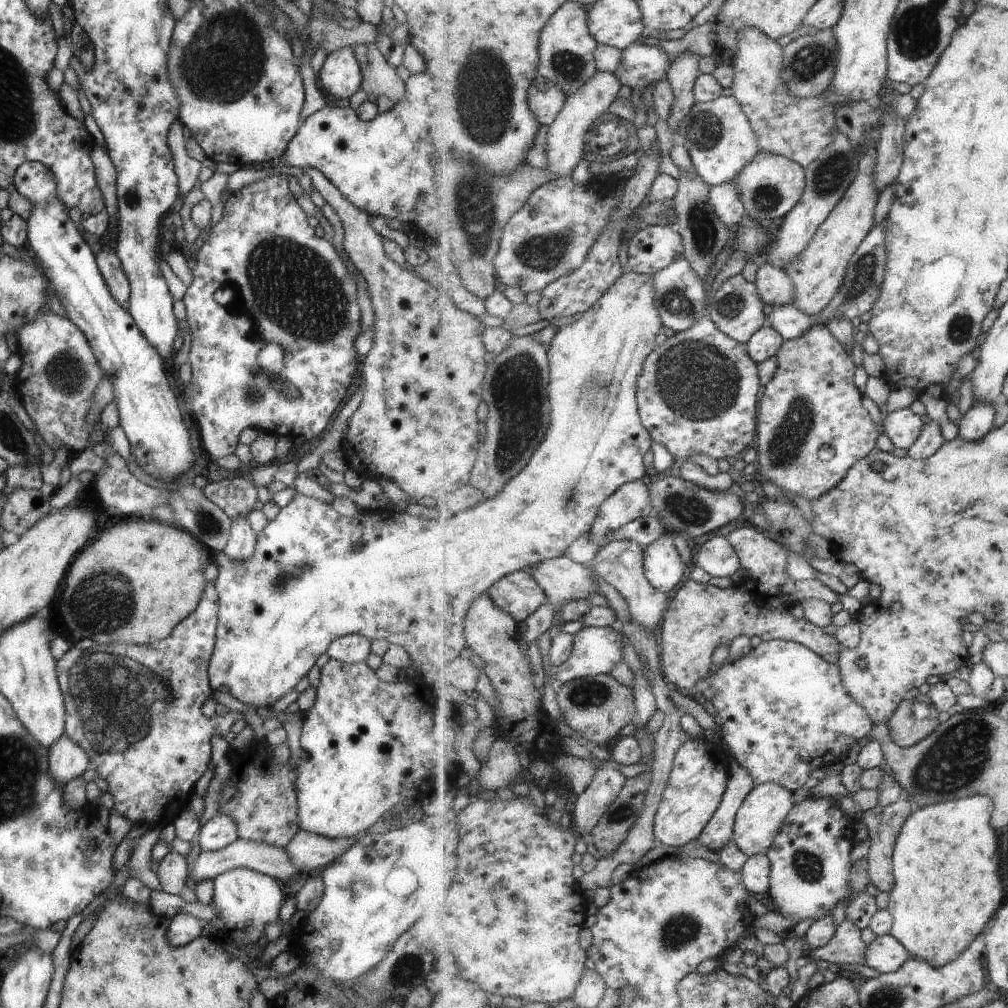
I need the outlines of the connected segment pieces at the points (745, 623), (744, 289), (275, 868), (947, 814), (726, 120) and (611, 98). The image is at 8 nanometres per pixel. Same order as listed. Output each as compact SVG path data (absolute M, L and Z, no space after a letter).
M739 527L725 536L729 544L735 547L739 562L742 568L748 571L748 575L741 579L737 584L732 584L726 589L718 588L708 583L697 583L695 580L688 579L681 585L674 597L670 600L669 606L665 611L661 627L661 646L660 653L662 673L666 680L674 688L685 688L693 690L697 682L710 678L712 670L712 658L718 647L730 645L740 636L749 638L761 638L762 641L772 641L783 639L784 641L795 641L803 646L809 647L814 653L820 654L830 663L839 664L840 656L844 646L841 641L833 634L823 632L822 628L813 625L807 618L795 618L789 613L789 608L793 605L793 597L783 592L783 584L792 578L790 575L789 552L783 545L774 541L765 531L752 527Z
M742 274L728 278L728 281L714 292L712 300L709 301L709 312L713 322L726 335L742 343L751 341L752 336L766 325L765 306L763 306L757 285L749 282Z
M237 838L223 848L214 851L201 851L193 864L193 868L191 868L191 876L197 884L202 880L212 879L214 876L235 867L245 867L281 882L291 880L295 874L301 871L290 861L290 856L285 847L267 845L264 842L251 839Z
M973 796L957 802L947 802L947 804L937 804L937 806L927 806L915 812L905 821L897 839L894 855L894 874L896 875L896 885L893 892L890 892L890 903L888 911L894 916L894 925L891 934L909 951L911 959L921 959L931 963L934 967L941 968L949 964L952 960L959 958L975 941L987 930L992 918L996 916L1005 898L1006 890L1003 890L1003 882L999 876L999 836L995 834L991 826L991 814L995 810L995 804L987 796Z
M723 94L708 103L697 102L680 122L673 142L688 148L699 176L711 187L732 182L761 152L752 122L749 122L741 103L734 96Z
M597 70L595 76L583 85L574 95L567 98L565 106L561 109L557 120L549 126L548 168L552 181L558 178L570 177L577 168L579 160L583 158L585 150L585 134L603 116L609 106L615 102L621 82L610 72Z

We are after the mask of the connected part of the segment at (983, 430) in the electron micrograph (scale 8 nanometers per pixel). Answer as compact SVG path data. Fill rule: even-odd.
M972 401L959 426L959 436L968 441L980 441L995 427L995 406L993 403Z

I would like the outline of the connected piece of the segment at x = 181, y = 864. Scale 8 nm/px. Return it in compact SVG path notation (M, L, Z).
M170 850L156 866L160 890L178 895L187 879L185 857Z

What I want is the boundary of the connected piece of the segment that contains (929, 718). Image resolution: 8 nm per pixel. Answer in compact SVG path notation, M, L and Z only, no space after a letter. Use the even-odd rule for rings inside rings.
M928 694L905 699L888 720L893 742L904 749L925 740L940 725L939 712Z

